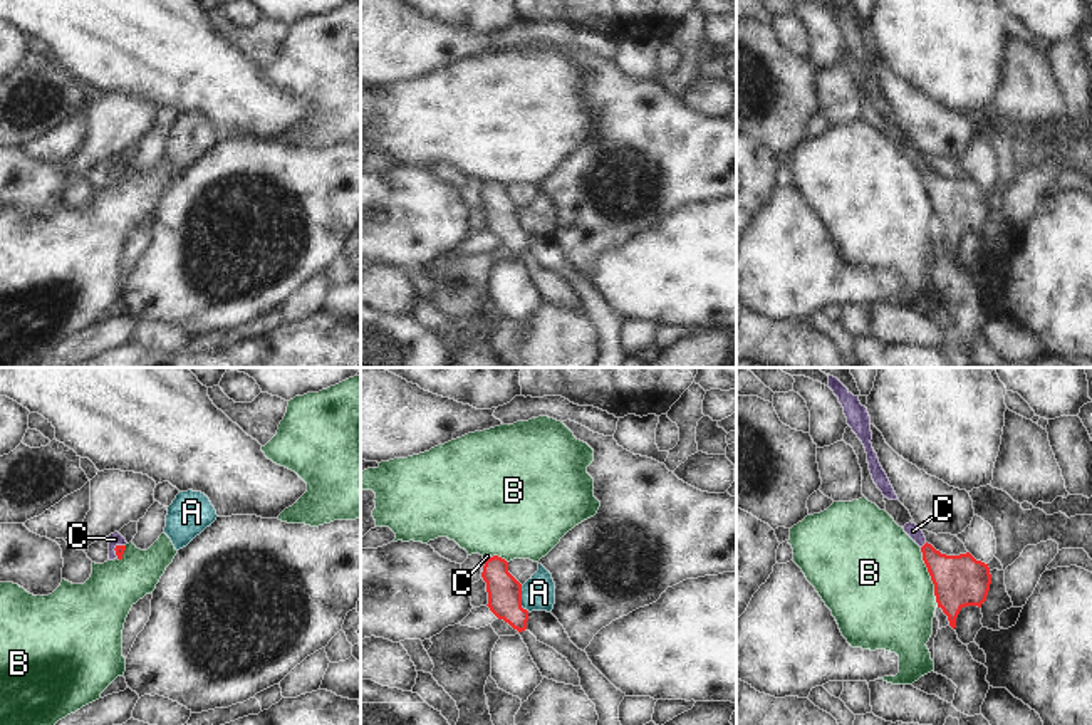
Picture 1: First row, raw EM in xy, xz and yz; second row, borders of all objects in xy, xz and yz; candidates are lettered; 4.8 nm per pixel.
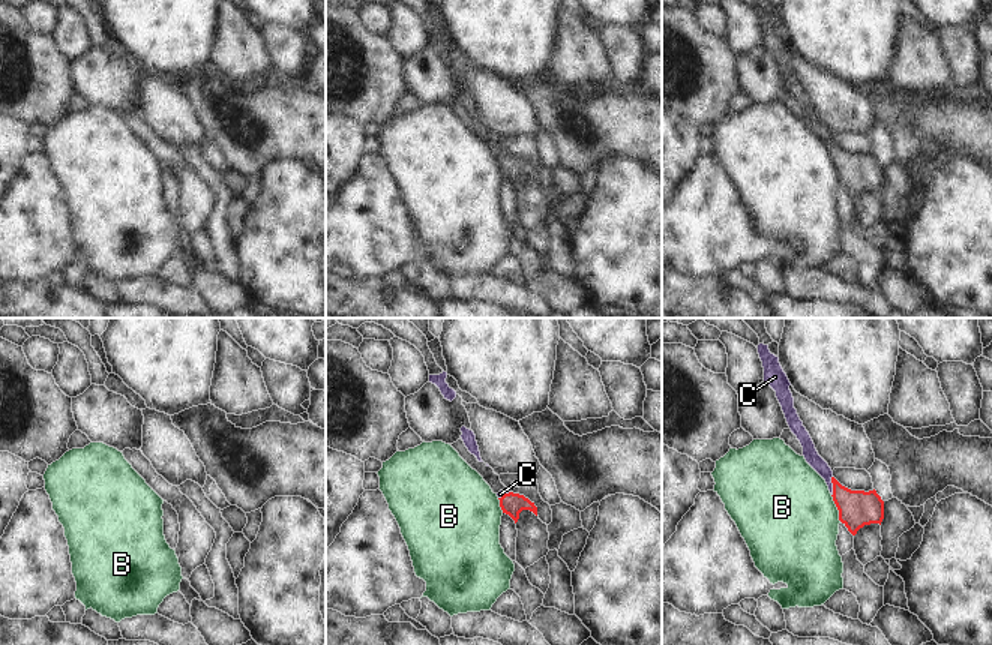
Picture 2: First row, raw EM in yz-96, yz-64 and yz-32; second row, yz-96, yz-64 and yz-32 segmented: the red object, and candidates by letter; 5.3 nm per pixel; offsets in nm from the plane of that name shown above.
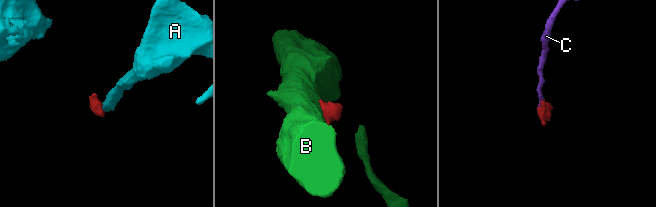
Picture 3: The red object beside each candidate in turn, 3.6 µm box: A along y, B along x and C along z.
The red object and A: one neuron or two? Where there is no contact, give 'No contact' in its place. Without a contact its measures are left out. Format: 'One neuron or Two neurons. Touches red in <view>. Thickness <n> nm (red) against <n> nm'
Two neurons. Touches red in xz. Thickness 160 nm (red) against 160 nm.

